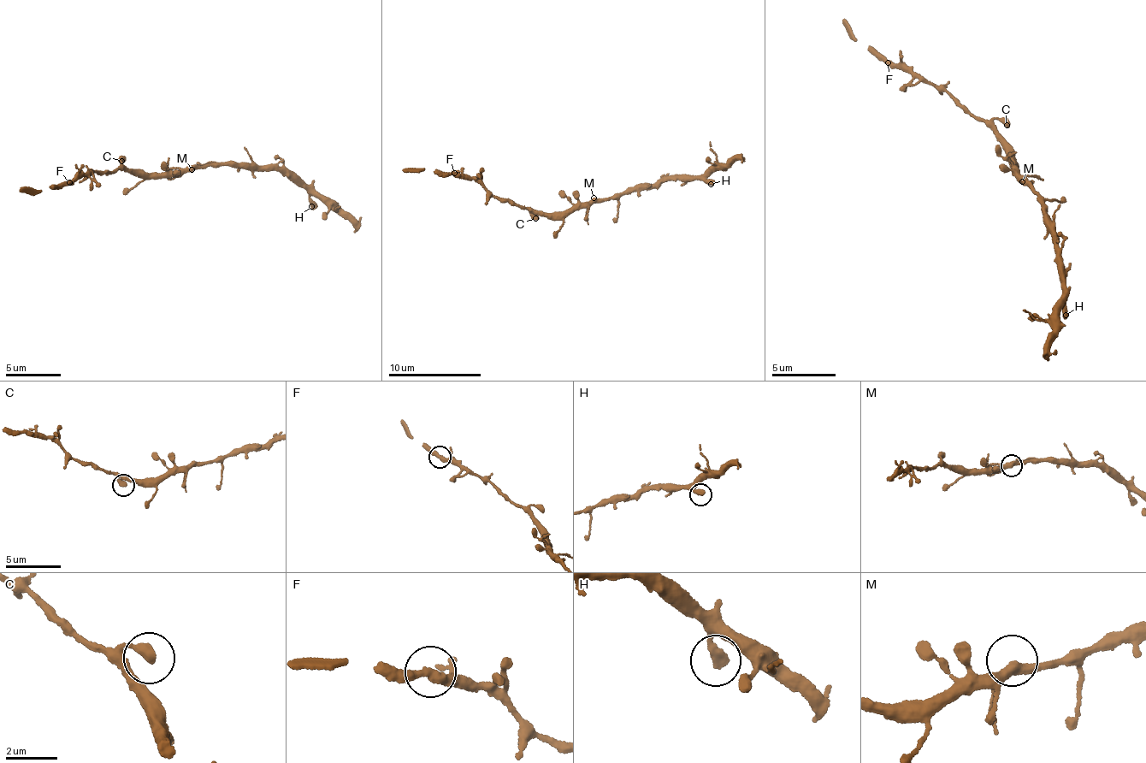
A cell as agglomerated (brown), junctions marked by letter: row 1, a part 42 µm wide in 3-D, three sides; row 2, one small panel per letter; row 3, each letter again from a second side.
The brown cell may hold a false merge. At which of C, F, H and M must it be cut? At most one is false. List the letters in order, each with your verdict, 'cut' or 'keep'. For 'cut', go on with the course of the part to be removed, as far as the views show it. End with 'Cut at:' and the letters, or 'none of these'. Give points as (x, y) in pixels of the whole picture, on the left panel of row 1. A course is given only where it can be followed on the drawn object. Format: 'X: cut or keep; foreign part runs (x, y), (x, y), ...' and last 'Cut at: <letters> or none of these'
C: keep
F: keep
H: keep
M: keep
Cut at: none of these

